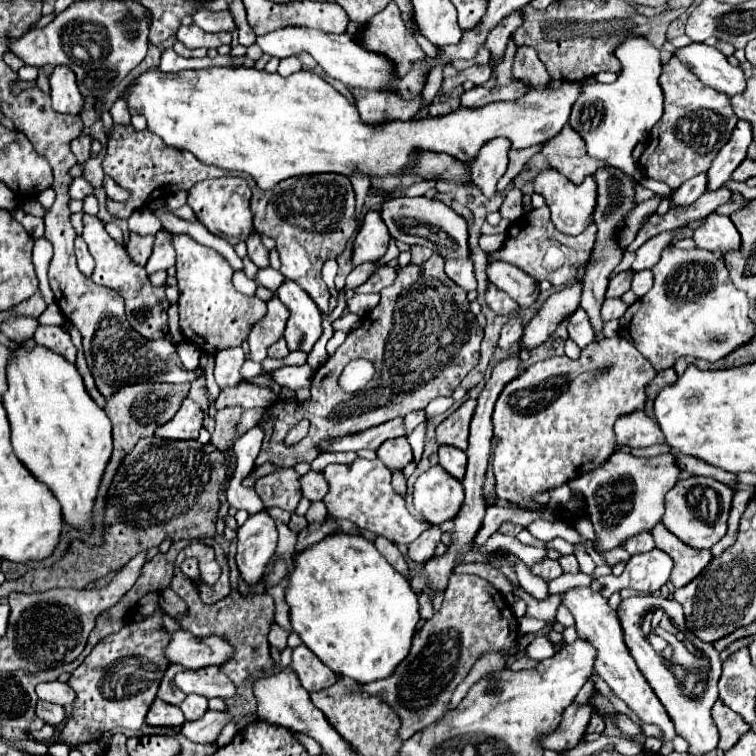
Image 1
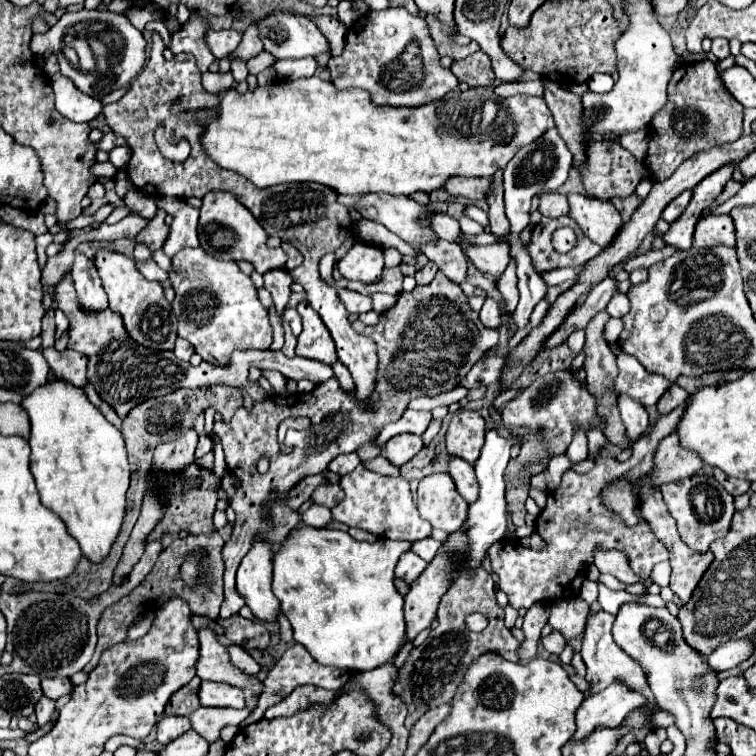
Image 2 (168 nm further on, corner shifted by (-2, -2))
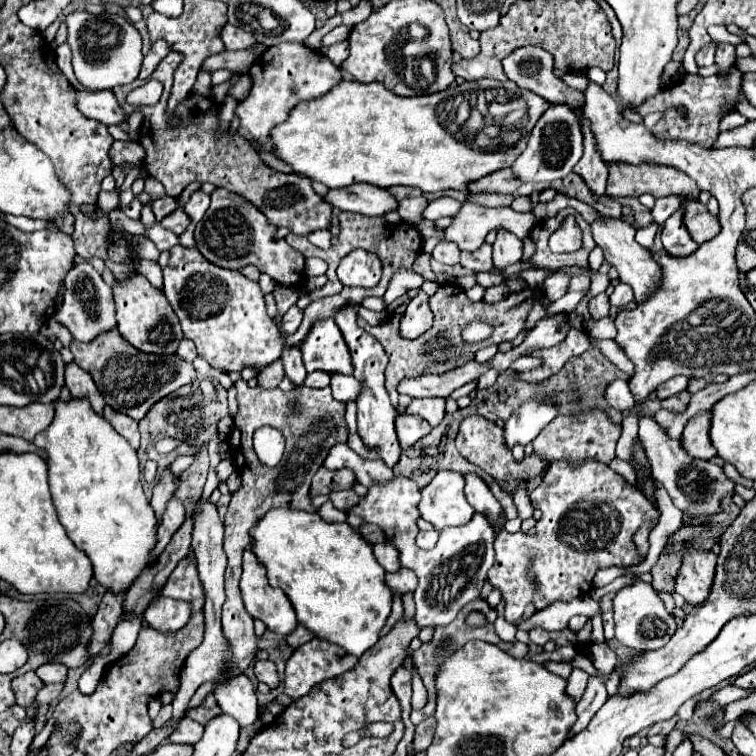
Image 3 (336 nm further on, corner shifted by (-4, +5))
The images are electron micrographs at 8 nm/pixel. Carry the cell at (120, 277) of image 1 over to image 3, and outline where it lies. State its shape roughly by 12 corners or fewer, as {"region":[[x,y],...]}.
{"region":[[138,273],[114,285],[118,331],[142,353],[184,339],[164,293]]}

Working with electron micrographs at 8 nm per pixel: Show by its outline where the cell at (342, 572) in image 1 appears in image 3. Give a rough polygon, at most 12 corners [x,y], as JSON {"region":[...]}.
{"region":[[270,509],[252,553],[318,639],[360,657],[392,593],[348,523]]}

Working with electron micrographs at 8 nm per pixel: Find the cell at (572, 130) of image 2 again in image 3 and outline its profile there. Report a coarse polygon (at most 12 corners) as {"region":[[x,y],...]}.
{"region":[[580,115],[584,155],[574,173],[596,197],[604,197],[608,165],[596,151],[590,123]]}

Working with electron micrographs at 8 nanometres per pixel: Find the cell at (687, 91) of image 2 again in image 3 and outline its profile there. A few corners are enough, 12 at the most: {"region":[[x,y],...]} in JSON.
{"region":[[742,73],[686,75],[638,105],[660,139],[712,147]]}

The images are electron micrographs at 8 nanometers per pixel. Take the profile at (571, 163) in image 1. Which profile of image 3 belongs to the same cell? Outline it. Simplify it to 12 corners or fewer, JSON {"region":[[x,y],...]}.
{"region":[[612,163],[610,197],[678,195],[700,189],[674,167]]}

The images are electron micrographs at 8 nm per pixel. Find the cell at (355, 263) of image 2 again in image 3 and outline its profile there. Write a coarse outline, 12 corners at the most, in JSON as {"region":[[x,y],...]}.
{"region":[[356,249],[336,273],[344,287],[374,287],[382,263]]}

